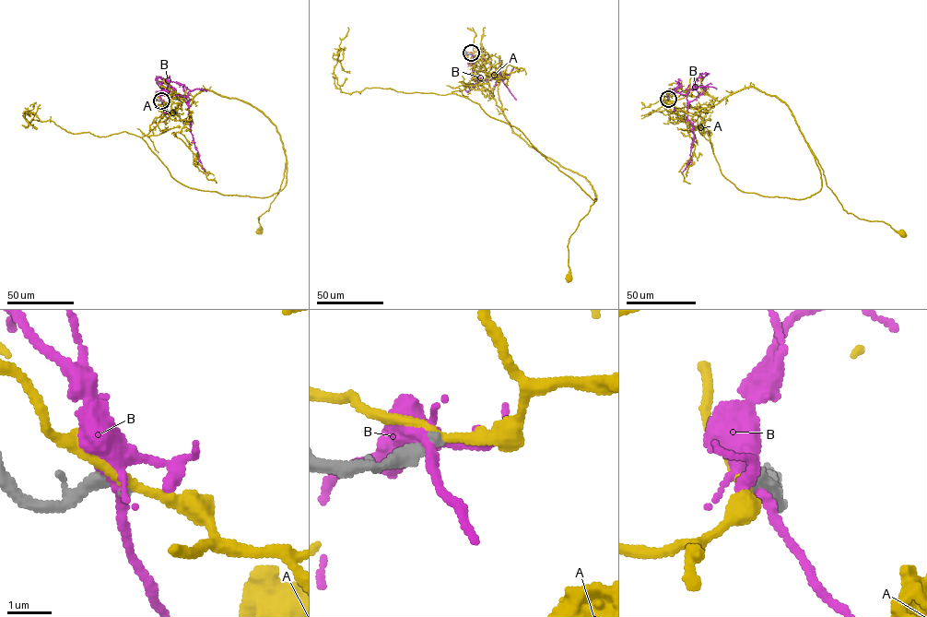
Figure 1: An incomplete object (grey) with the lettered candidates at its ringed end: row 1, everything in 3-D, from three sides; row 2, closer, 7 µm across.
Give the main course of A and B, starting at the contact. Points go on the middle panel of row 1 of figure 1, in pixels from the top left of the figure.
A: (471, 53), (491, 60), (482, 92), (513, 133), (594, 191), (569, 240), (569, 279)
B: (471, 53), (466, 59), (471, 63), (486, 59), (499, 70), (501, 77), (509, 75), (513, 66)

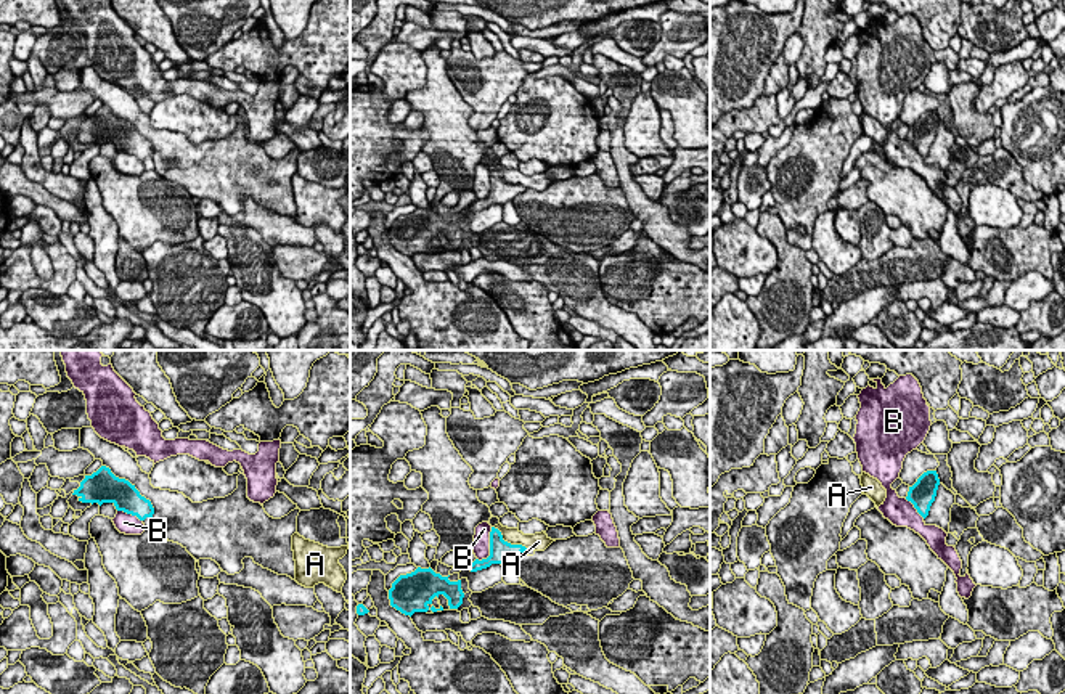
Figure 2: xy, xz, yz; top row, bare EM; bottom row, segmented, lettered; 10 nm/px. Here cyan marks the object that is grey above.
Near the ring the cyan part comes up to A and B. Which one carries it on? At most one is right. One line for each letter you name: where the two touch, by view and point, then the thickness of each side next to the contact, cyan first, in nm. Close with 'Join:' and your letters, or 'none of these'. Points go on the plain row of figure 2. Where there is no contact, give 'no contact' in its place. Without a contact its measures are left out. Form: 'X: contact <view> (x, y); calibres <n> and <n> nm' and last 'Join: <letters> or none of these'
Join: none of these

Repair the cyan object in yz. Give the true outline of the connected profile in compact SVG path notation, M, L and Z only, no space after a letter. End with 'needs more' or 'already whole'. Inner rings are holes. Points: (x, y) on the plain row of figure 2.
M927 111L909 127L906 140L914 145L924 159L928 156L930 146L935 141L938 125L940 119L936 111Z; already whole

